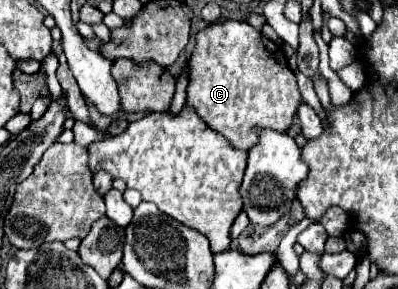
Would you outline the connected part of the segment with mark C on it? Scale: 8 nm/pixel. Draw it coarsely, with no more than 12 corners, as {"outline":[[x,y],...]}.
{"outline":[[247,21],[197,33],[187,101],[237,149],[301,101],[283,47]]}

